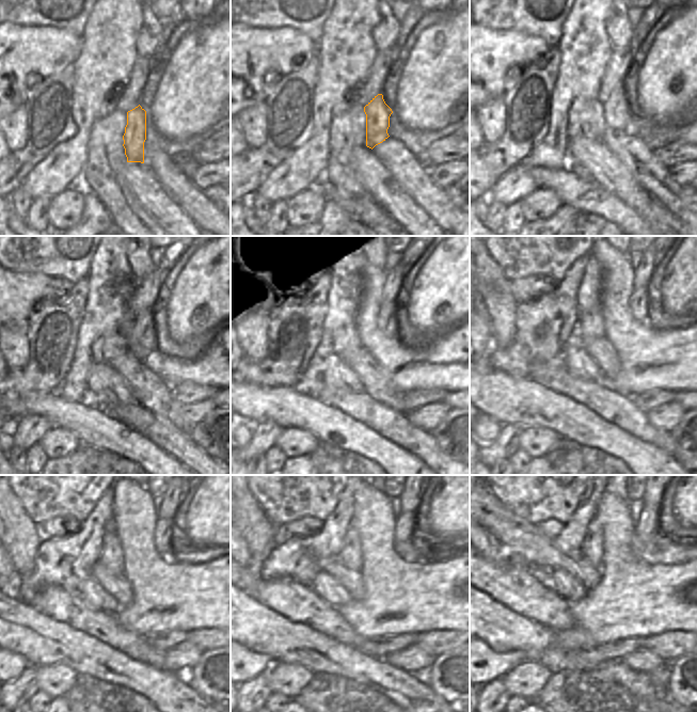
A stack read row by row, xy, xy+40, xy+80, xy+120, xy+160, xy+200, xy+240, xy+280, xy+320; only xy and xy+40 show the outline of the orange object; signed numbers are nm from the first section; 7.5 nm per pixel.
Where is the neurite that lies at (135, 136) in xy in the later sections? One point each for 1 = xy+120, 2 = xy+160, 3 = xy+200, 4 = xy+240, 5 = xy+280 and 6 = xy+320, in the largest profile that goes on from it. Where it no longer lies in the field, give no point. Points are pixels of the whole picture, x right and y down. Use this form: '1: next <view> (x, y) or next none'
1: next xy+120 (142, 338)
2: next xy+160 (386, 319)
3: next xy+200 (638, 302)
4: next xy+240 (162, 535)
5: next xy+280 (406, 522)
6: next xy+320 (651, 518)

